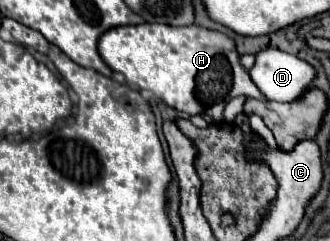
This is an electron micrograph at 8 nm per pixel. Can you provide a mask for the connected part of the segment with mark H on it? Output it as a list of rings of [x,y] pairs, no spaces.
[[[137,24],[111,28],[99,38],[103,62],[125,76],[125,82],[137,90],[149,90],[167,106],[189,116],[209,116],[223,122],[223,110],[235,96],[261,100],[257,86],[239,64],[233,40],[223,32],[199,28],[195,24],[171,28],[165,24]]]

